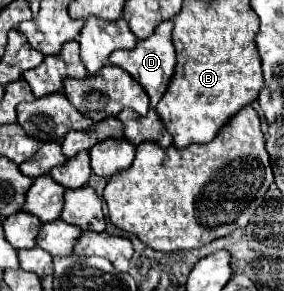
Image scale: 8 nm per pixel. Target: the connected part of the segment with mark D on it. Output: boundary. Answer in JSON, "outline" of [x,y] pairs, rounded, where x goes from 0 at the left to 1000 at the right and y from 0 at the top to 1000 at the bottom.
{"outline":[[[606,72],[563,79],[549,93],[549,107],[521,134],[486,141],[472,168],[401,175],[387,189],[387,223],[430,230],[437,244],[451,244],[507,299],[507,313],[528,333],[528,368],[549,368],[570,320],[585,313],[585,299],[606,271],[606,251],[613,251],[613,216],[620,216],[620,182],[613,182],[613,155],[606,155]]]}

